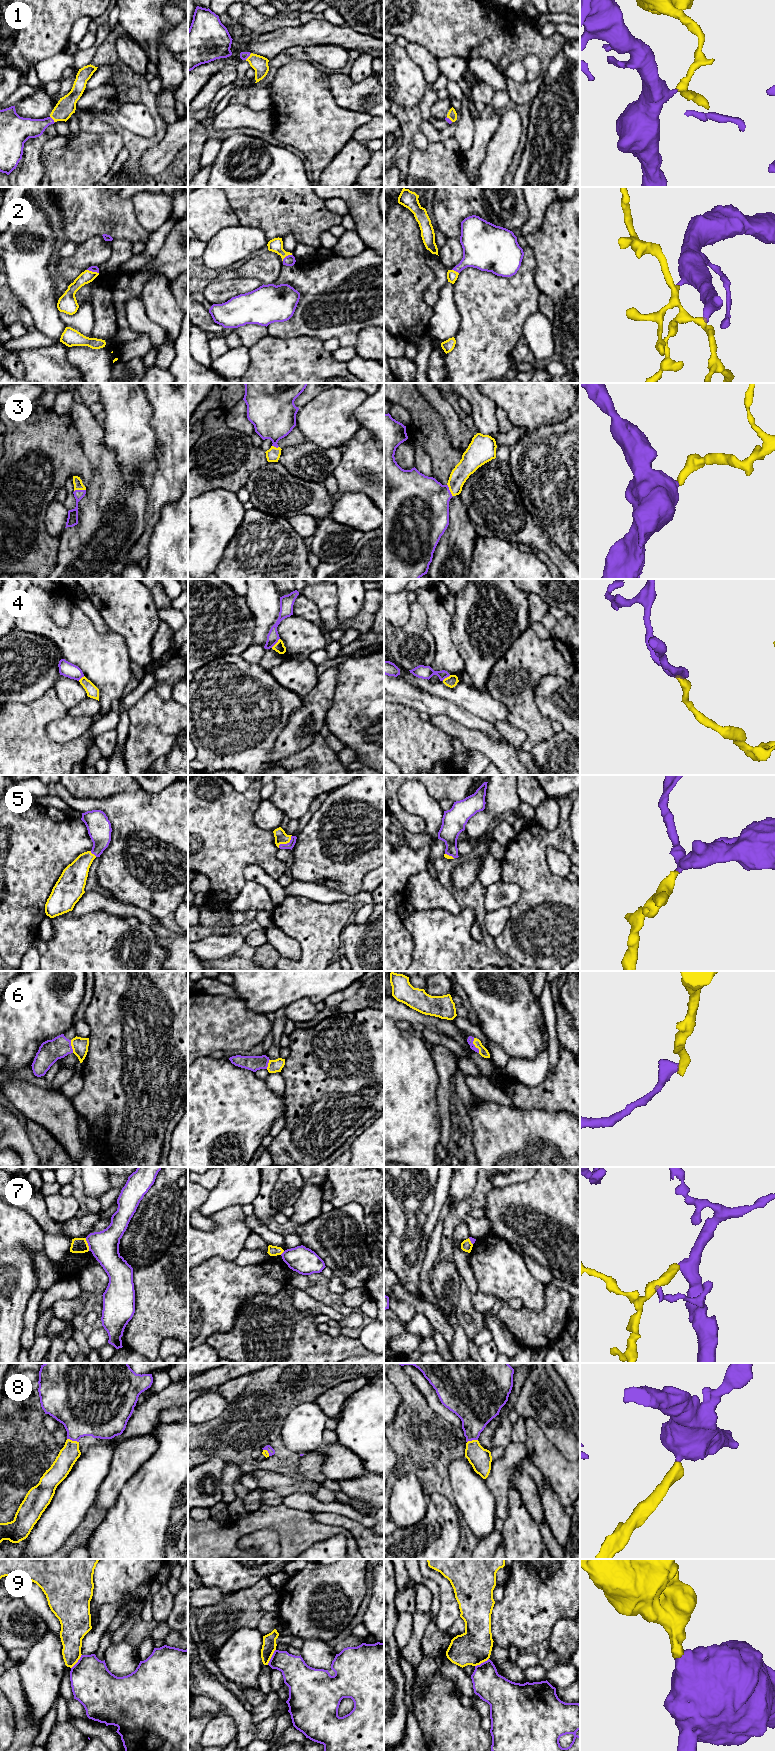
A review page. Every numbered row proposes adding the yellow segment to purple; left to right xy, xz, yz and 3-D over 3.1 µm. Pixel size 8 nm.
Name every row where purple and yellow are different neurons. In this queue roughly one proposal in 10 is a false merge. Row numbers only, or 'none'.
4, 7, 9

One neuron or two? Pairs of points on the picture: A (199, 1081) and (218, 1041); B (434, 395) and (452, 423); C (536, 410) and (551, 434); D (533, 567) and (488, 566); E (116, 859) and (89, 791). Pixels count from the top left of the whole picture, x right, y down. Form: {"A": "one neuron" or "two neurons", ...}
{"A": "two neurons", "B": "one neuron", "C": "two neurons", "D": "one neuron", "E": "two neurons"}

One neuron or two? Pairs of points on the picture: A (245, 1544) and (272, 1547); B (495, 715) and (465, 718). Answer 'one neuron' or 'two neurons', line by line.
A: one neuron
B: two neurons

